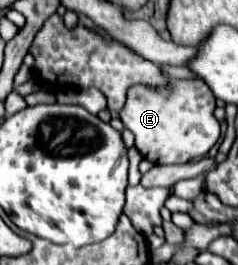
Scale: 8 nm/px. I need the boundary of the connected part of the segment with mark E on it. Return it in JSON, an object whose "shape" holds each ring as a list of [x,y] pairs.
{"shape":[[[168,78],[168,84],[160,86],[160,88],[130,86],[128,94],[126,94],[126,104],[120,110],[120,120],[136,136],[136,148],[148,162],[152,162],[152,164],[186,164],[190,160],[206,156],[208,150],[220,138],[220,122],[214,116],[214,108],[216,108],[216,98],[208,90],[206,82],[202,82],[200,78],[188,78],[188,80]]]}

